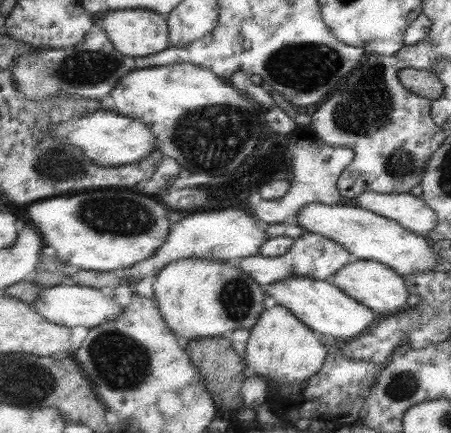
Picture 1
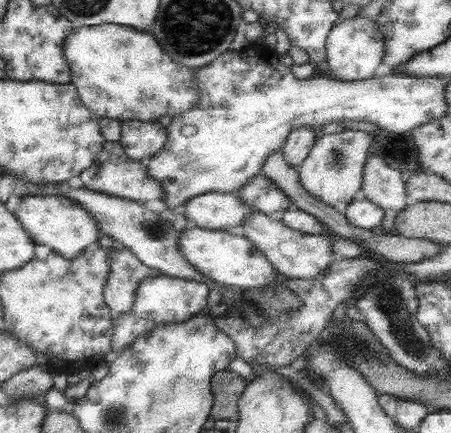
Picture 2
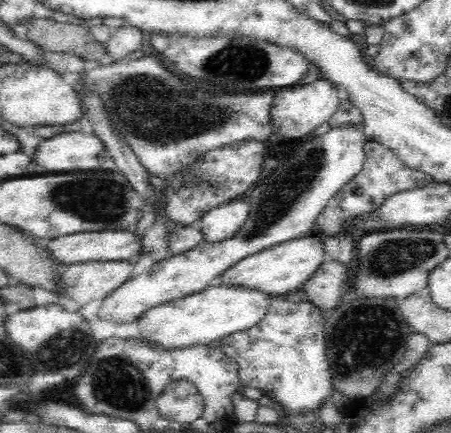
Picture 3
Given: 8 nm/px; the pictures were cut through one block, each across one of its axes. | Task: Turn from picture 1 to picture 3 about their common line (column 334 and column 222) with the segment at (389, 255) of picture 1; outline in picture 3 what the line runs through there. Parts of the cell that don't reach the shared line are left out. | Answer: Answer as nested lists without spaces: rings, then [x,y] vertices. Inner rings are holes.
[[[232,200],[224,206],[208,210],[198,222],[204,242],[224,242],[238,234],[250,216],[250,204]]]

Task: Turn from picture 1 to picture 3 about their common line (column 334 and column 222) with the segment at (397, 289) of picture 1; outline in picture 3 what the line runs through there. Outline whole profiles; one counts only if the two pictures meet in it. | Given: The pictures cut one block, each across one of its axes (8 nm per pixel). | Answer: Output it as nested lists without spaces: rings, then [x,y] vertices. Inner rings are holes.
[[[304,236],[298,240],[288,240],[284,244],[278,244],[274,248],[268,248],[266,252],[256,252],[254,256],[246,256],[234,268],[228,268],[226,274],[218,278],[216,284],[236,284],[242,288],[254,288],[264,294],[270,294],[274,298],[288,296],[290,292],[298,292],[314,276],[314,272],[324,262],[324,236]]]

